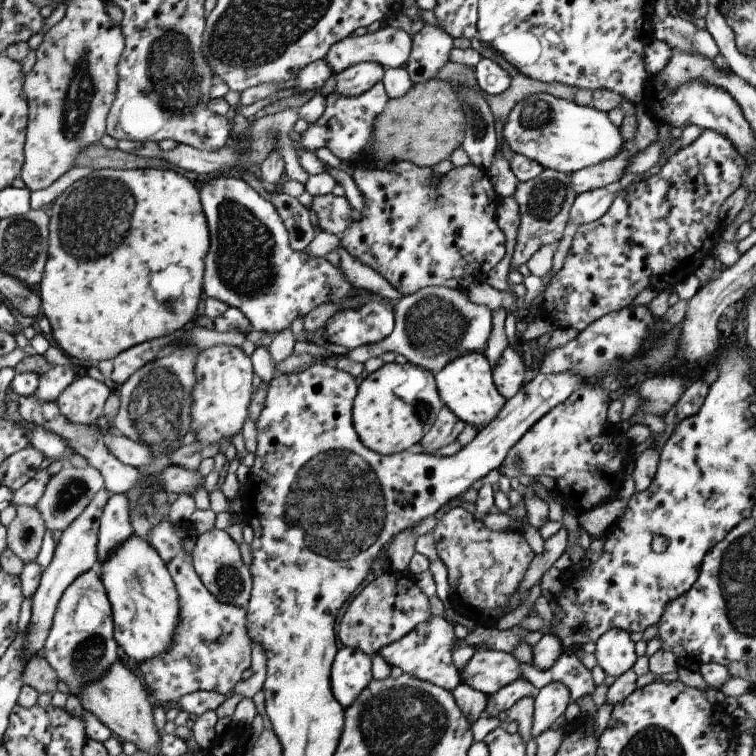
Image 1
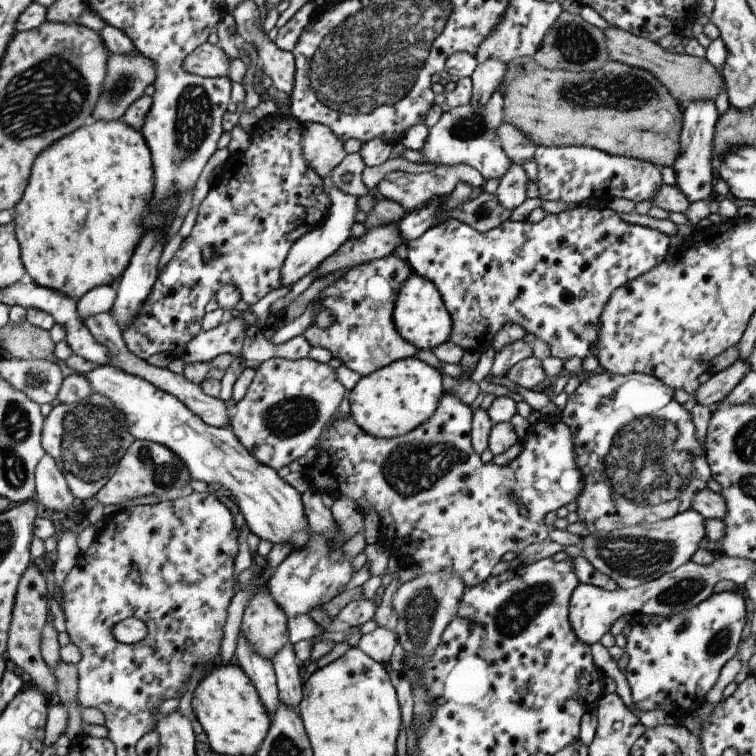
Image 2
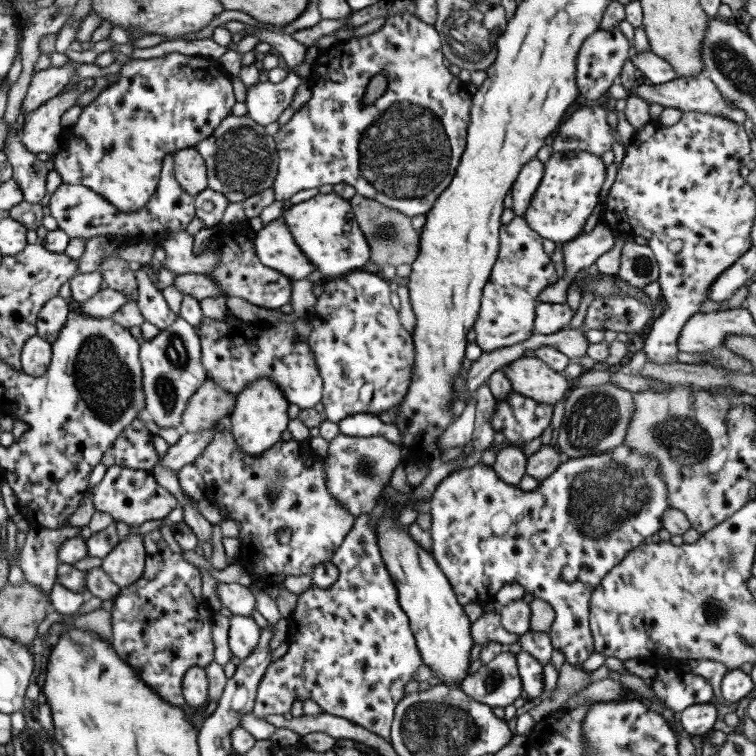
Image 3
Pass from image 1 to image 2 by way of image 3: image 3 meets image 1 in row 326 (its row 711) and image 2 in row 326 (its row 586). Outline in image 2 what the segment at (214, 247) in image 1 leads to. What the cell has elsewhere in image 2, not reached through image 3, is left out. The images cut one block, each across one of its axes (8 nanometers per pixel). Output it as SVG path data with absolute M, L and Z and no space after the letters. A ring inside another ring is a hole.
M388 255L348 269L338 279L323 288L314 303L314 316L322 309L332 311L334 322L328 328L320 328L316 321L305 331L304 338L312 347L326 348L342 365L368 376L397 360L413 357L418 351L397 331L393 310L403 284L413 272L407 259Z

